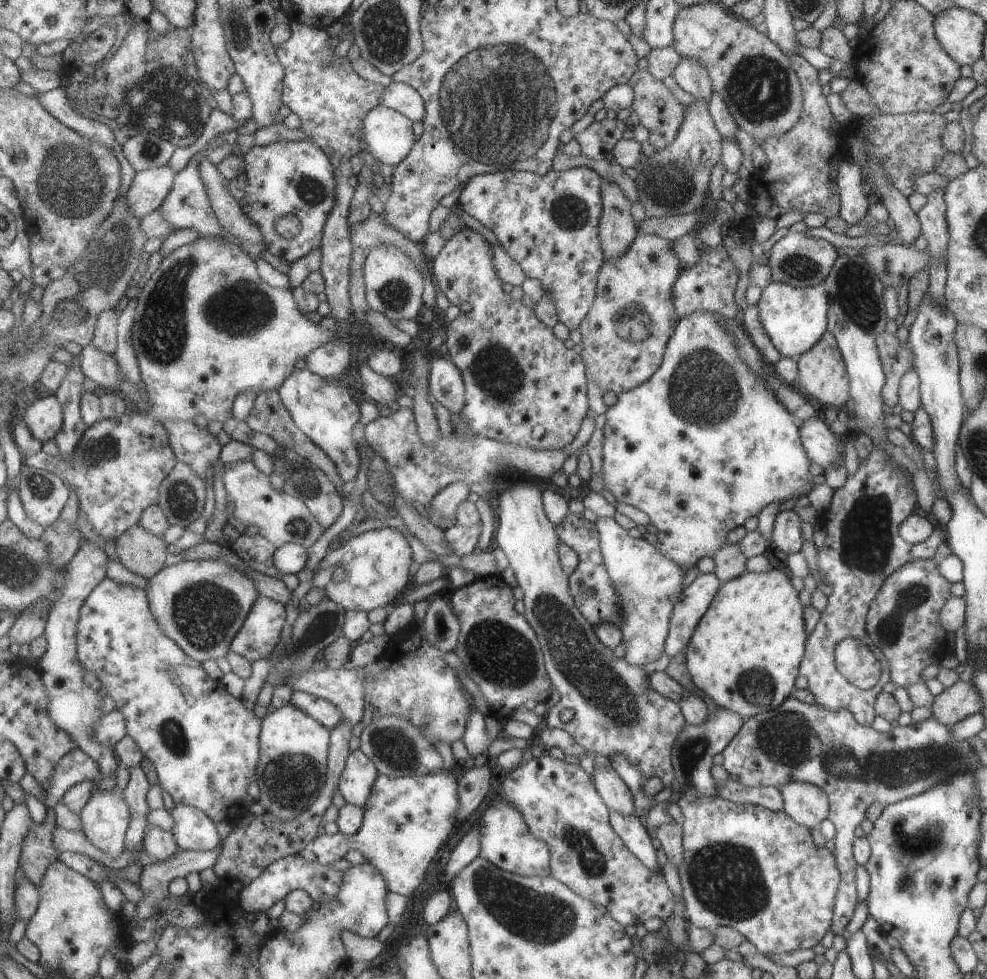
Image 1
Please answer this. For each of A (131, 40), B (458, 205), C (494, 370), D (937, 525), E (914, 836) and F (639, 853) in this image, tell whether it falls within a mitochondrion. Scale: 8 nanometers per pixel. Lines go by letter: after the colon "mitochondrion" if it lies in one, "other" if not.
A: other
B: other
C: mitochondrion
D: other
E: mitochondrion
F: other

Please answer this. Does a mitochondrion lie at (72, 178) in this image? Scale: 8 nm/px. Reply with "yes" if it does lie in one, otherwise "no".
yes

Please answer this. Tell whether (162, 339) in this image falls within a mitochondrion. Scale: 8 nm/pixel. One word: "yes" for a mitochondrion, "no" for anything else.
yes

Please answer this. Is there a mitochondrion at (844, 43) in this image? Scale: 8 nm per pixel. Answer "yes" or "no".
no

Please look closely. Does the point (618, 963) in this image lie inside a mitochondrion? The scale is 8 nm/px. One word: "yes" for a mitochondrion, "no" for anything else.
no

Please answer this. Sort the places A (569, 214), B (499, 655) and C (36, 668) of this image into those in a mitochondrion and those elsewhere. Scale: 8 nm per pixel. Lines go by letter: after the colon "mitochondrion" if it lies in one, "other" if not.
A: mitochondrion
B: mitochondrion
C: other

